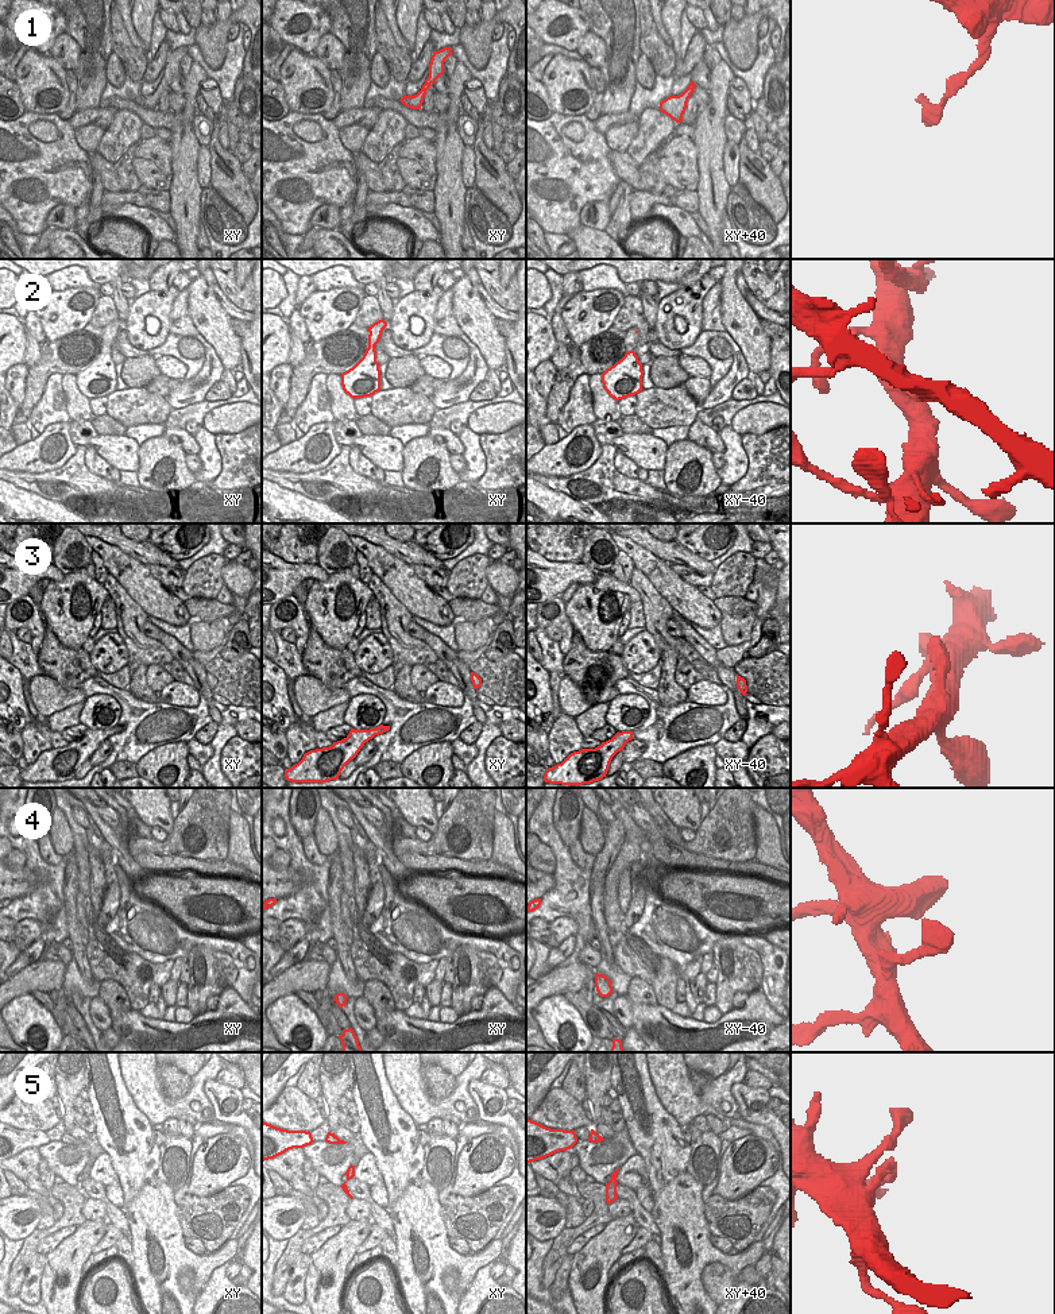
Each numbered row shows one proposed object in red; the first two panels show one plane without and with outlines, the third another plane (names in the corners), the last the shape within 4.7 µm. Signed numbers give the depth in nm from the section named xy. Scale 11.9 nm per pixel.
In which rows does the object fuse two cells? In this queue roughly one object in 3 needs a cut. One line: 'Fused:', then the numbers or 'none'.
Fused: 2

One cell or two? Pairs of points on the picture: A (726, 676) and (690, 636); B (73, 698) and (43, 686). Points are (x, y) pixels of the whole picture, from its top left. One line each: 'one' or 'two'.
A: one
B: one

